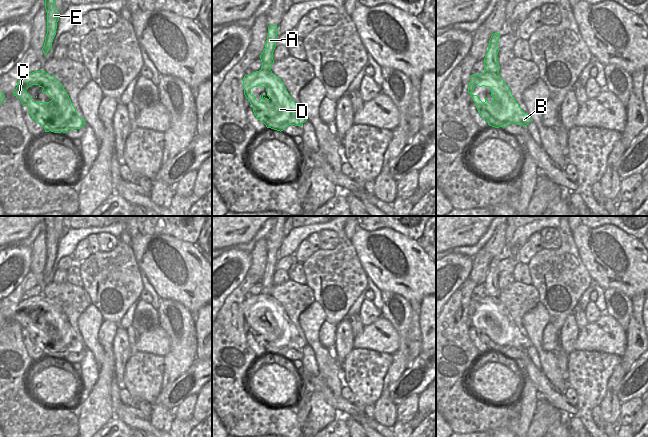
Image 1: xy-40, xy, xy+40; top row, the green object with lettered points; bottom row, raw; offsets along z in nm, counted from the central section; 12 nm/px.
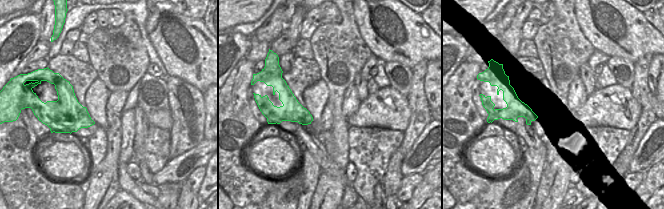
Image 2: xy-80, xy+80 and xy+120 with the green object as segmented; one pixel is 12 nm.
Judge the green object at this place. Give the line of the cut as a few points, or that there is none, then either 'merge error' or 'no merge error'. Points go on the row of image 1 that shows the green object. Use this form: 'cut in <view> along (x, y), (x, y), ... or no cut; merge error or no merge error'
cut in xy+40 along (485, 71), (497, 73); merge error

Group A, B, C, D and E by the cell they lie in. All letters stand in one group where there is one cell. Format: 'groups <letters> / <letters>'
groups A E / B C D

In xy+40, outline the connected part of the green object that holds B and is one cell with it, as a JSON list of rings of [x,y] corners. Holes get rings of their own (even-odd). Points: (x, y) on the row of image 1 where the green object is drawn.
[[[484,72],[480,74],[471,75],[471,80],[468,86],[468,92],[470,93],[476,108],[481,115],[481,117],[488,122],[489,126],[499,128],[499,127],[507,127],[512,123],[517,125],[527,126],[532,120],[528,113],[525,113],[516,102],[513,97],[509,87],[504,82],[504,80],[500,77],[498,73],[489,73]],[[476,86],[482,87],[490,87],[491,88],[491,96],[493,100],[491,103],[487,101],[484,97],[485,101],[482,102],[477,95],[473,95],[472,92]]]

